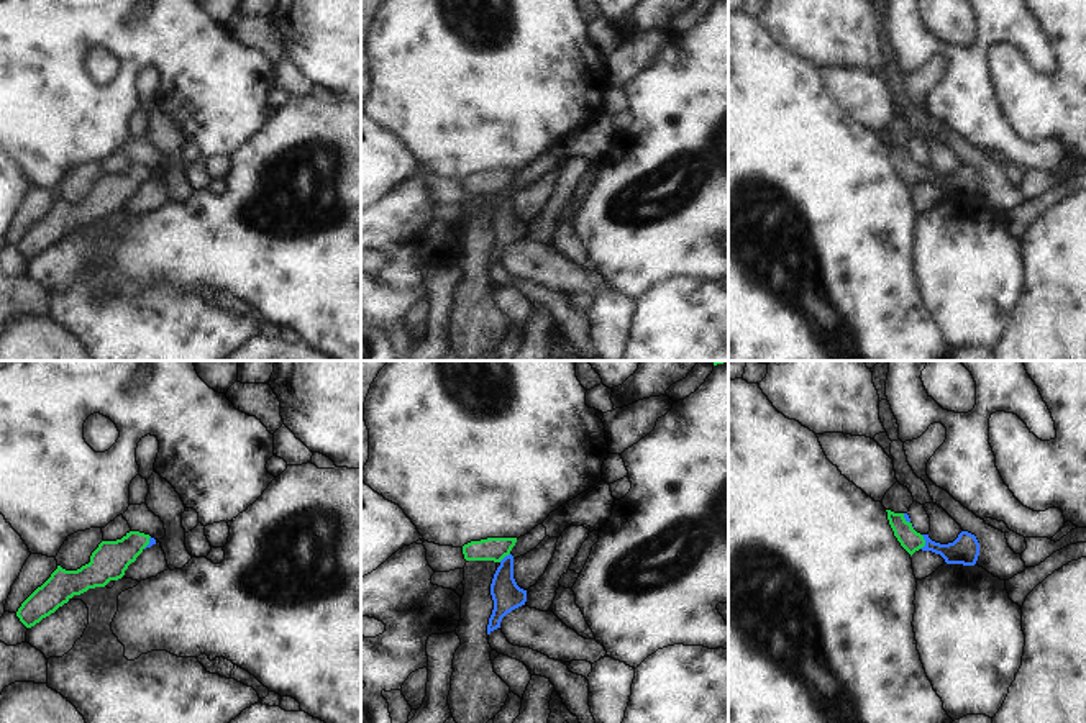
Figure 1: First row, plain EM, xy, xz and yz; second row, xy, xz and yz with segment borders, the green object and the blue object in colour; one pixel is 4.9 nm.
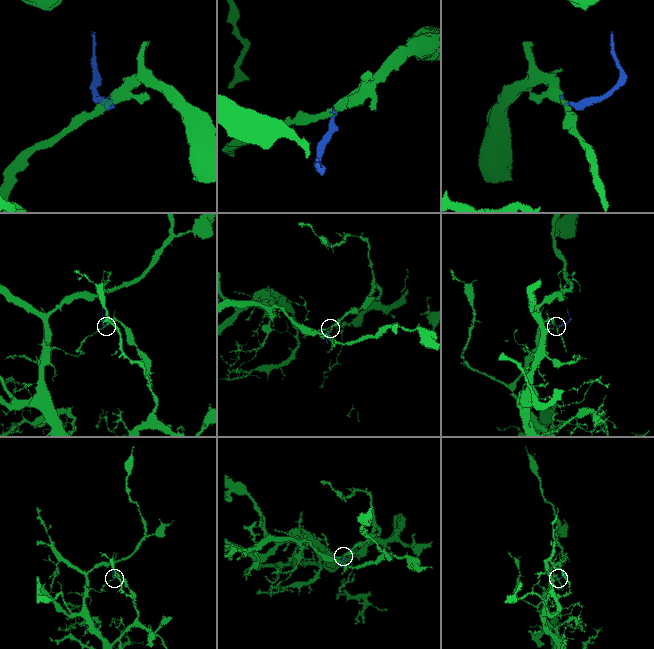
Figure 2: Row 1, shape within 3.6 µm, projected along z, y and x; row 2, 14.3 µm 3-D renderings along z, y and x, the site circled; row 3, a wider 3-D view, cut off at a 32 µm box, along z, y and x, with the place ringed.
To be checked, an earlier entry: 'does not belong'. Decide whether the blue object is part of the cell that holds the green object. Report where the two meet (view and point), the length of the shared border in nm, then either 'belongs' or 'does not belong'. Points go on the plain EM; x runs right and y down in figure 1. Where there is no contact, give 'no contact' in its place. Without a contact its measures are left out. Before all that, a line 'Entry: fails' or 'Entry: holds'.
Entry: fails
yz (924, 176) | 70 nm | belongs

